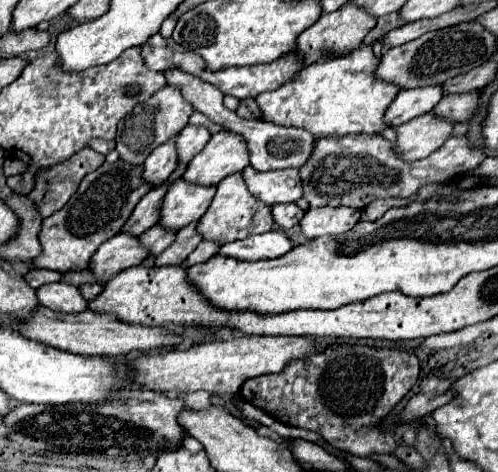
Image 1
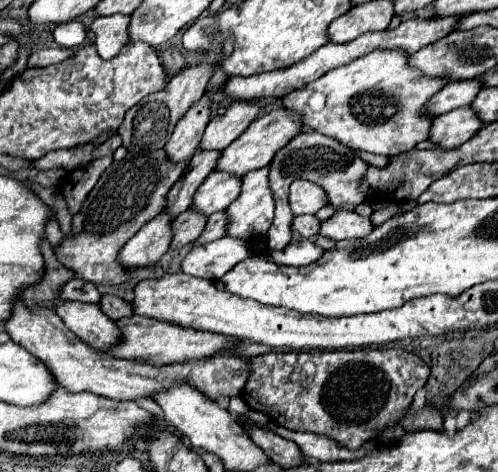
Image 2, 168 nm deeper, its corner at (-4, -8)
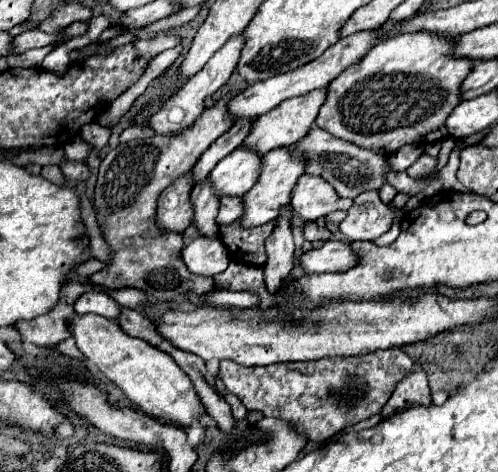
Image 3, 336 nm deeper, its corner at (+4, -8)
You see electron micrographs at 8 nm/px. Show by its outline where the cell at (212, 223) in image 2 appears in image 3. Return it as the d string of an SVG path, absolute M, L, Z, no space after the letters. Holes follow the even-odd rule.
M224 196L220 200L220 214L216 218L218 224L230 224L232 220L244 214L244 198L242 196Z

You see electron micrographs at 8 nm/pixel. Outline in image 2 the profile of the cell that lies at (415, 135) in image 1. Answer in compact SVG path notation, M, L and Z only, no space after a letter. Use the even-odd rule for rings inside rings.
M464 106L436 116L430 124L428 140L442 150L452 150L468 142L480 128L482 128L480 118L472 114L472 108Z

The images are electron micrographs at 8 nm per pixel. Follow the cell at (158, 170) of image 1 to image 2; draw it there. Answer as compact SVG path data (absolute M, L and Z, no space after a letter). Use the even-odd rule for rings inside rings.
M202 96L202 100L198 100L198 104L194 104L194 108L190 108L176 124L170 140L164 146L168 160L188 162L194 156L200 142L200 132L204 132L204 124L208 124L208 100L210 96Z

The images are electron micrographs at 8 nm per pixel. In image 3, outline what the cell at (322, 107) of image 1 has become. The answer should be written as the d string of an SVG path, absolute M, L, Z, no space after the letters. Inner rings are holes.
M434 32L396 34L382 40L364 56L364 60L348 66L336 80L330 82L328 98L320 108L316 126L336 138L352 140L354 144L372 148L384 156L394 154L406 144L432 144L442 140L442 126L452 110L462 102L460 86L474 66L470 58L452 54L454 44L456 36L442 36Z

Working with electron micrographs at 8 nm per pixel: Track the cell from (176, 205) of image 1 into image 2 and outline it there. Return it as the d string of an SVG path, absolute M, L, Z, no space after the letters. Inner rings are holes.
M212 172L196 190L190 210L210 216L222 212L240 192L240 178L234 178L226 172Z

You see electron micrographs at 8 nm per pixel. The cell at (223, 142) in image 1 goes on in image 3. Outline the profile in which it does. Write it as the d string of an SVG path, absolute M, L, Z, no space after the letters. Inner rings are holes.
M328 86L316 88L316 90L308 92L308 94L302 94L302 96L296 96L296 98L288 98L288 100L284 100L280 106L276 106L276 108L272 108L270 112L262 114L262 116L254 122L252 132L250 132L250 136L246 138L244 146L252 146L252 148L256 148L260 154L266 154L266 152L270 152L270 150L274 150L274 148L278 148L278 146L288 146L288 144L300 142L300 140L308 134L308 130L312 128L312 124L314 124L314 120L316 120L316 116L318 116L318 110L320 110L320 106L322 106L324 100L326 100L326 92L328 92Z

